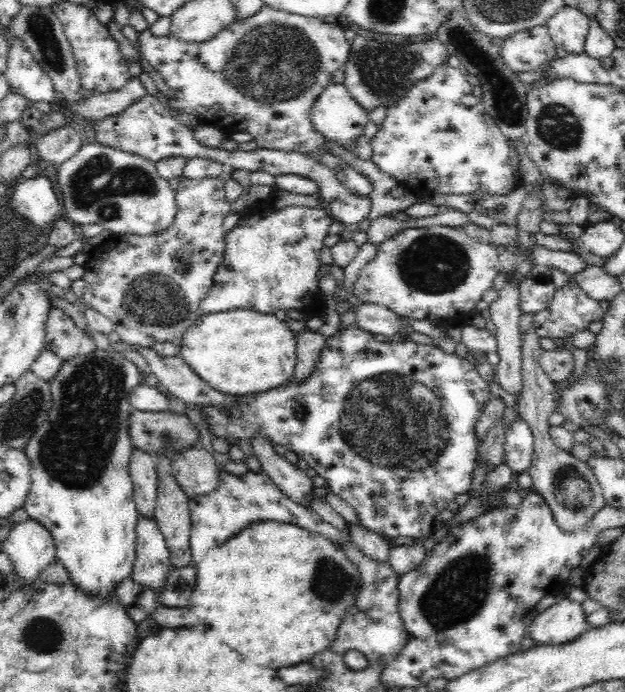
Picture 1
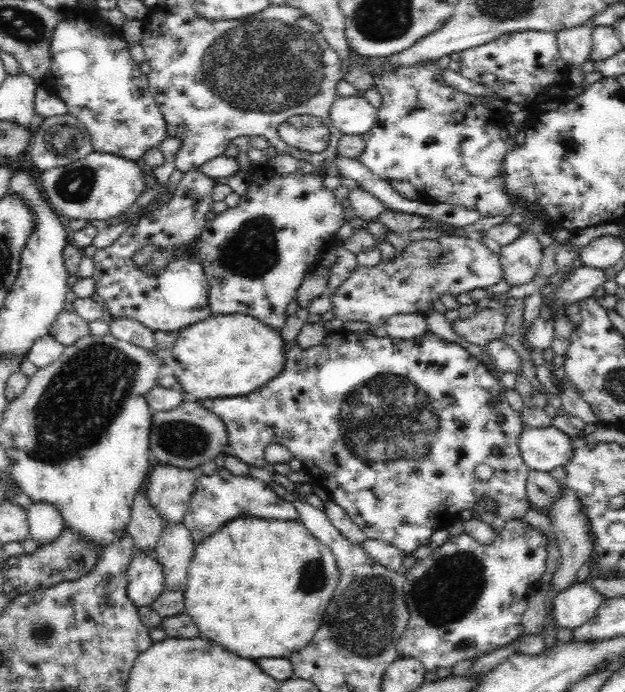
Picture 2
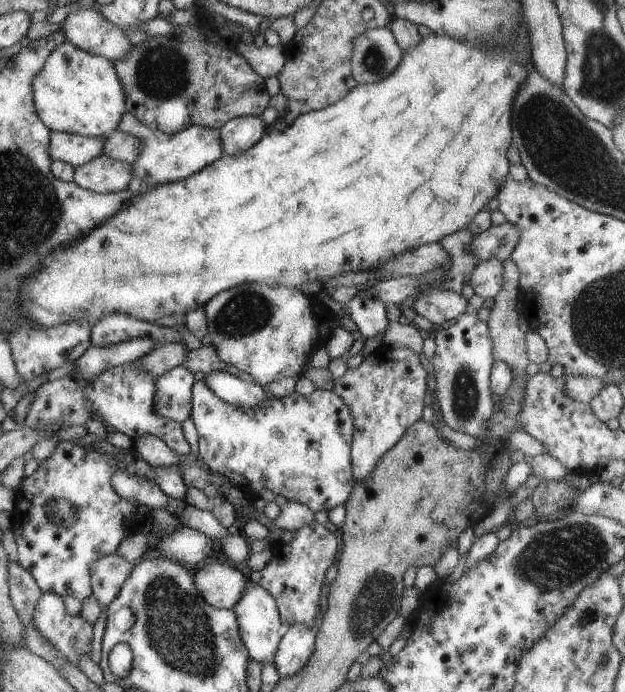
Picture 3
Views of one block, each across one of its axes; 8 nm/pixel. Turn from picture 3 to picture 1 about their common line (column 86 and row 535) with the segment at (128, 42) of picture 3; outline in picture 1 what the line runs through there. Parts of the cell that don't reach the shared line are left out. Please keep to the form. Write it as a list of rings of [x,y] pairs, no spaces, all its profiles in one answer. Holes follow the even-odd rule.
[[[33,518],[15,523],[2,548],[14,565],[14,573],[24,578],[23,586],[32,584],[57,558],[50,531]]]

